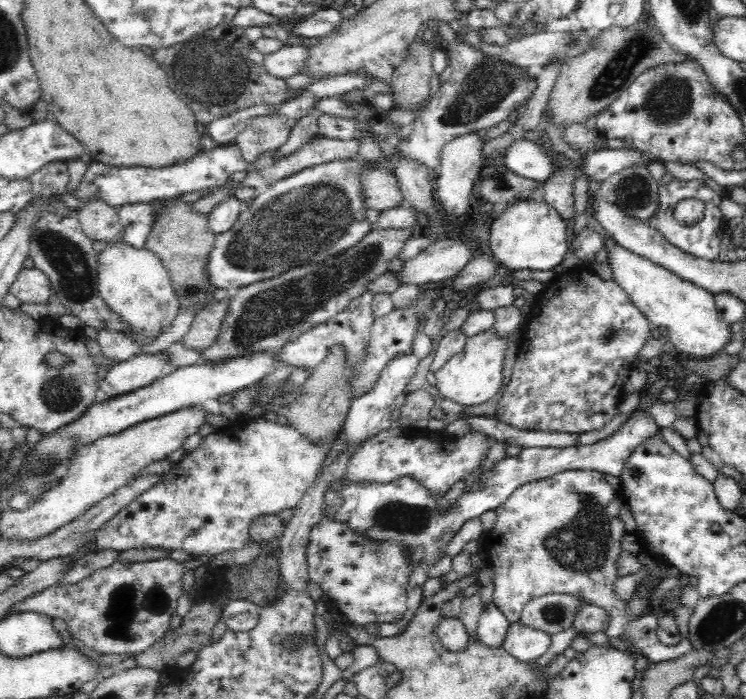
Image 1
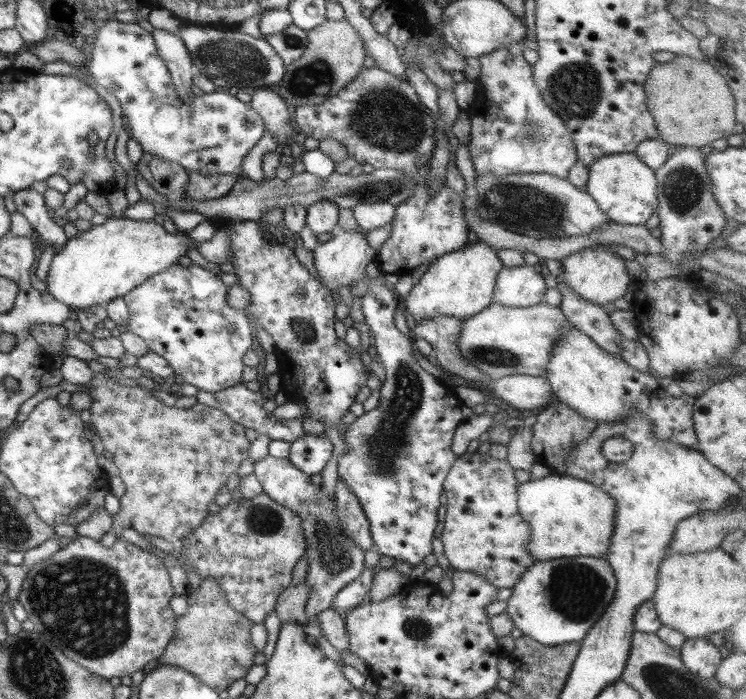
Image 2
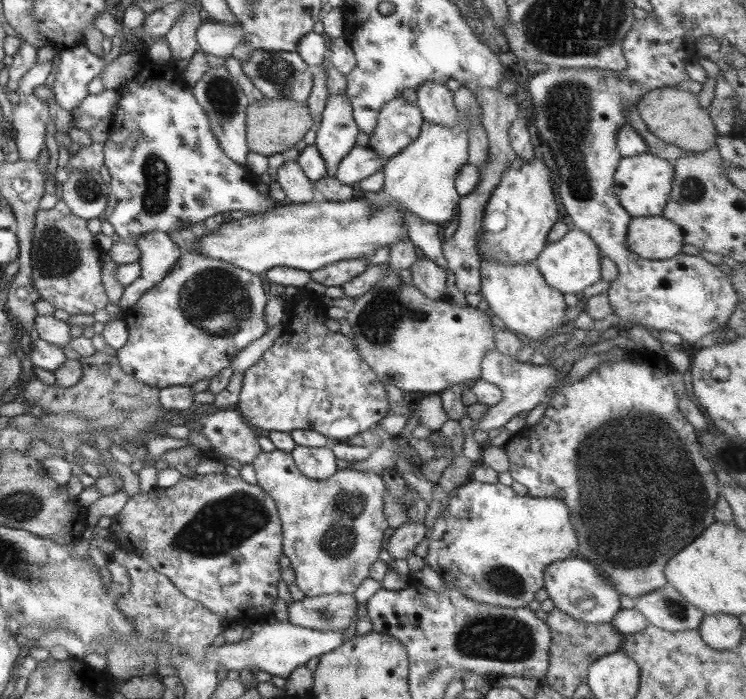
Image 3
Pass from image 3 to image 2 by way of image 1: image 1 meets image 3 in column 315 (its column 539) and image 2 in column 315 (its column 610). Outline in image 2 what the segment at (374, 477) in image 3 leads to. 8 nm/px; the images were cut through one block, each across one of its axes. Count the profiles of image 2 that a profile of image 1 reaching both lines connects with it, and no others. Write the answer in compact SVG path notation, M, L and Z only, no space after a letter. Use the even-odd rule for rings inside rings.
M272 456L256 458L253 464L255 478L262 486L262 492L277 504L291 509L301 519L302 533L305 539L305 560L307 575L301 586L307 586L307 603L304 611L308 621L305 623L306 636L322 640L321 630L317 626L317 615L331 609L331 602L337 592L349 582L358 579L363 570L363 551L357 548L340 532L340 524L334 515L334 495L328 495L321 485L313 485L309 476L297 470L287 458Z

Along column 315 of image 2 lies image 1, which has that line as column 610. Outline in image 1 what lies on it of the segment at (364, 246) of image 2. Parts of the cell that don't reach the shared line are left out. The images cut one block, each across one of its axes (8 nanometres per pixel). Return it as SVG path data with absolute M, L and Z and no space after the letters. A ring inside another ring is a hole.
M614 243L613 246L605 246L605 249L613 281L647 318L649 330L653 334L658 334L659 328L666 328L663 333L672 342L675 350L692 354L696 359L708 359L720 353L721 348L730 340L730 326L717 318L712 293L682 280L662 265L634 254L622 245Z

